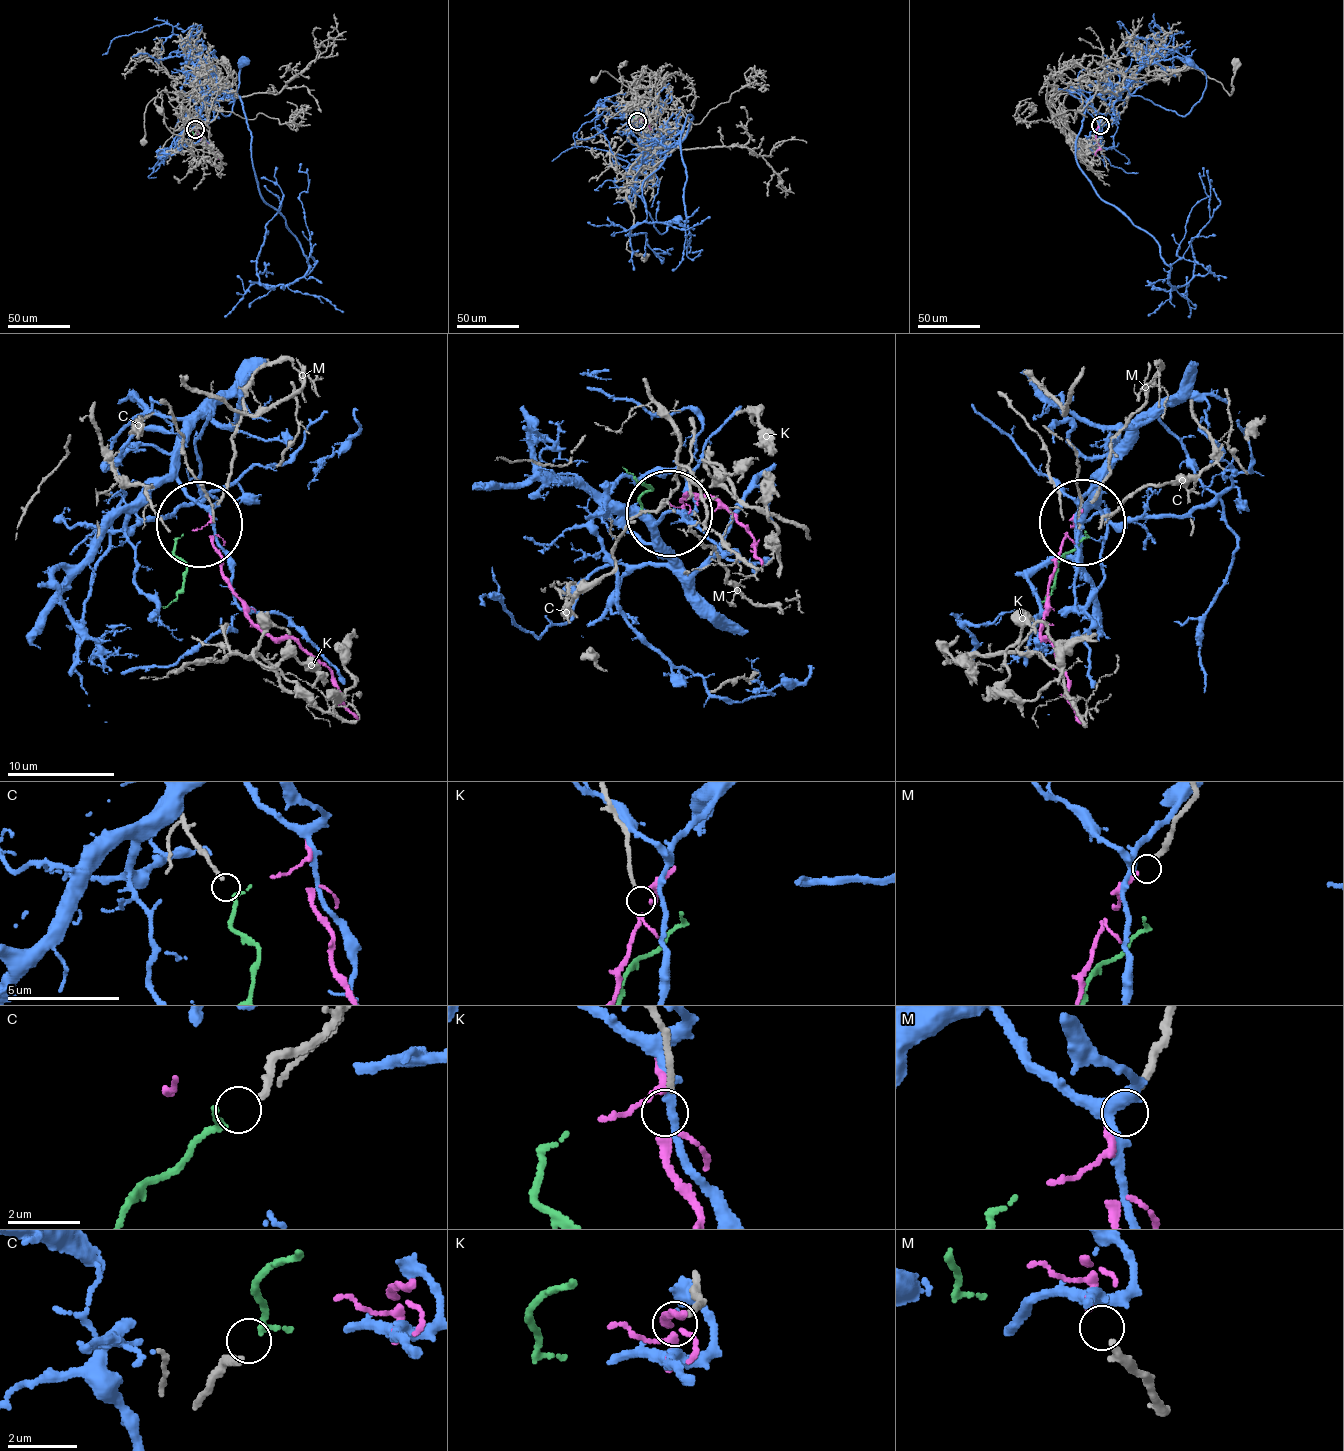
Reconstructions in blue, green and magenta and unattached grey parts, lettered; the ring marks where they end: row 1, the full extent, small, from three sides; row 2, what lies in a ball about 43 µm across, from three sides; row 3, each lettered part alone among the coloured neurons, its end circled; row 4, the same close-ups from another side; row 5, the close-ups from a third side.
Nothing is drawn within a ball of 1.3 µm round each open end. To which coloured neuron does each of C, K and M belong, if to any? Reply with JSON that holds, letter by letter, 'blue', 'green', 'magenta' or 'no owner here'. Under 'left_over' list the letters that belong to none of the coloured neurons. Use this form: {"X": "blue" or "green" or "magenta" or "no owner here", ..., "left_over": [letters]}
{"C": "green", "K": "no owner here", "M": "magenta", "left_over": ["K"]}

